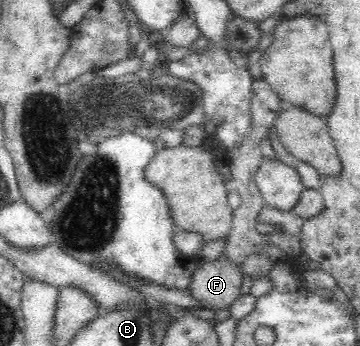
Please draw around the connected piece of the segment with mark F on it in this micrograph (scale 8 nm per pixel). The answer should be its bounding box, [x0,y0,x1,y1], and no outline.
[186,256,242,312]

